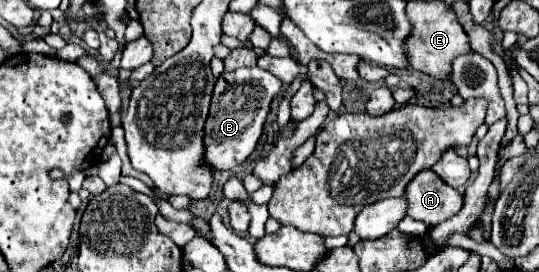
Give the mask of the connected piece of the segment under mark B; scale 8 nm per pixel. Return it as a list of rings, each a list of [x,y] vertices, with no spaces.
[[[257,67],[221,73],[215,83],[209,117],[205,121],[205,161],[213,165],[213,171],[229,171],[241,165],[255,151],[269,113],[269,105],[281,87],[283,83],[277,81],[277,77]]]

